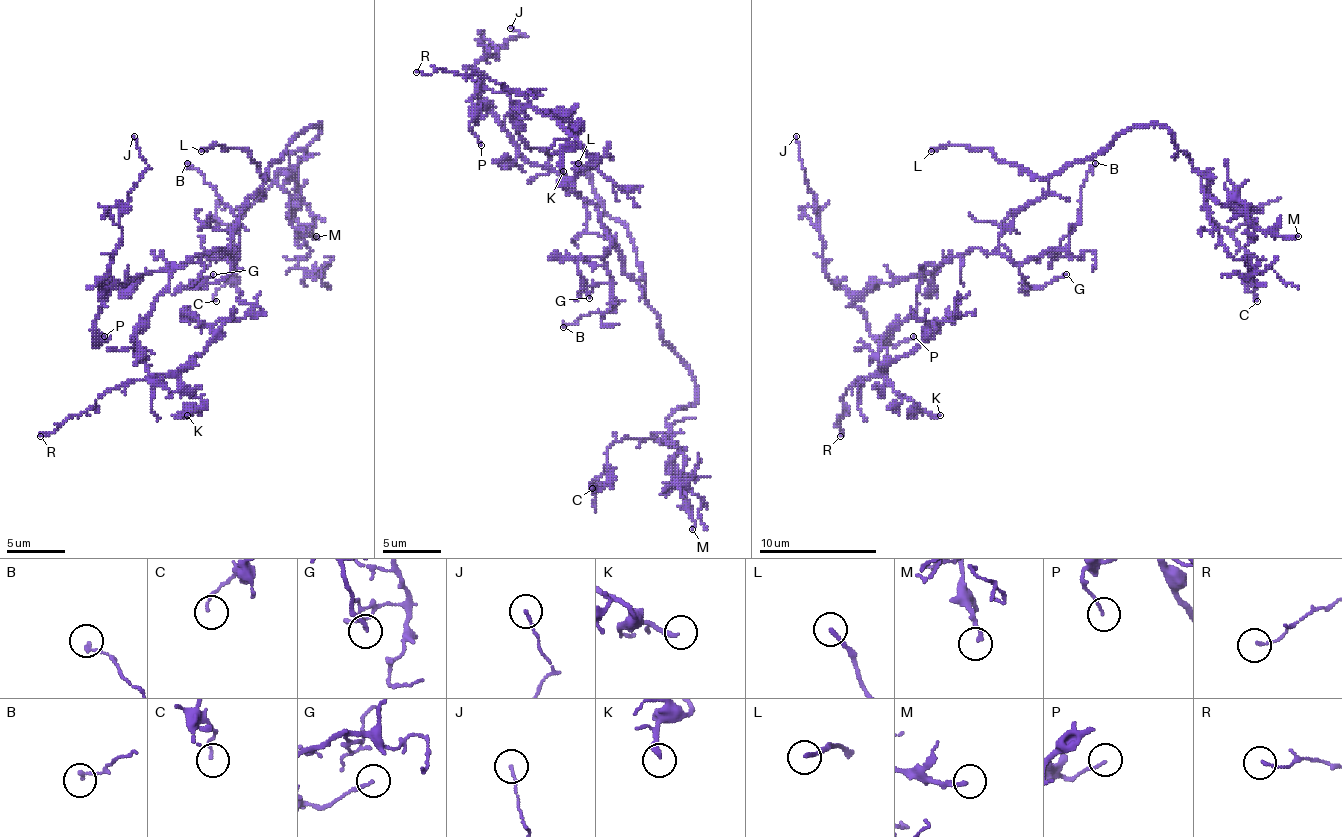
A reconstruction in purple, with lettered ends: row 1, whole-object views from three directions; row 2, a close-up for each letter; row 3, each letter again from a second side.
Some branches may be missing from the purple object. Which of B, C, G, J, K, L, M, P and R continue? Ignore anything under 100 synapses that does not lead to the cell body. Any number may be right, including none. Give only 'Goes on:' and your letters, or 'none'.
Goes on: L

